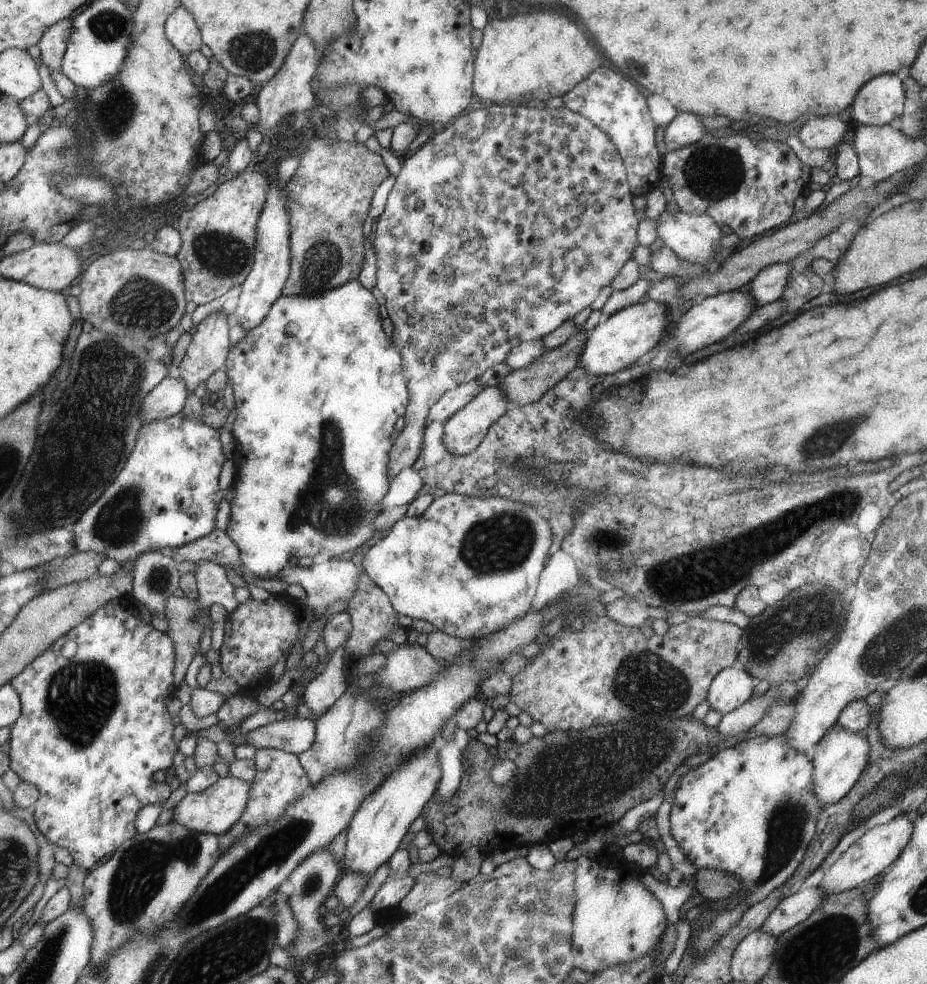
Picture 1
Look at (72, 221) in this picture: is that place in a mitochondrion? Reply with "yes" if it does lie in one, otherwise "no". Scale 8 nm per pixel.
no

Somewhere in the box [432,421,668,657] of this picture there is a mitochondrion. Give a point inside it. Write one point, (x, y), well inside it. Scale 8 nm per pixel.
(505, 540)

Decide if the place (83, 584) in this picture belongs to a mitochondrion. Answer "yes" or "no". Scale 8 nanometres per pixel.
no

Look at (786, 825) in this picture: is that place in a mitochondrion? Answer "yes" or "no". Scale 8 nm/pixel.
yes

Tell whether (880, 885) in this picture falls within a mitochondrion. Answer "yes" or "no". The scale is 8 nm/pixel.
no

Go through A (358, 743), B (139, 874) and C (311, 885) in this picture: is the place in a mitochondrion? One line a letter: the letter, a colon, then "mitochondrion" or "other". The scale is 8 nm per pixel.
A: mitochondrion
B: mitochondrion
C: mitochondrion

